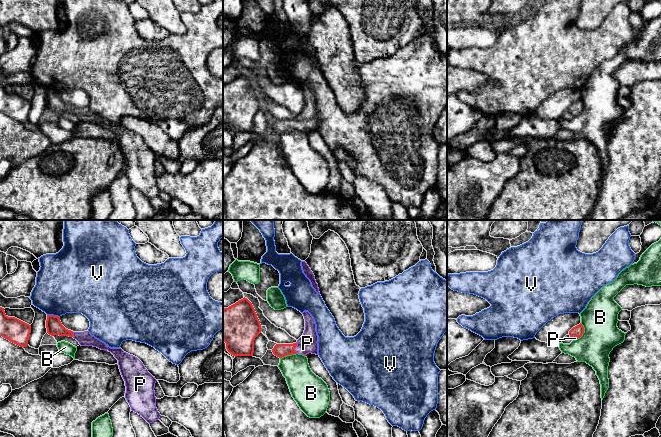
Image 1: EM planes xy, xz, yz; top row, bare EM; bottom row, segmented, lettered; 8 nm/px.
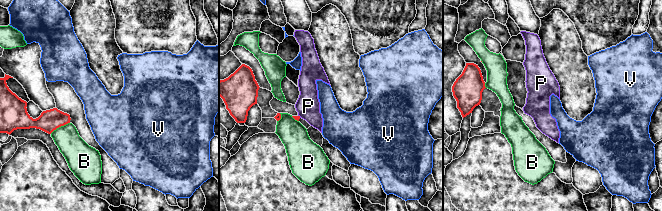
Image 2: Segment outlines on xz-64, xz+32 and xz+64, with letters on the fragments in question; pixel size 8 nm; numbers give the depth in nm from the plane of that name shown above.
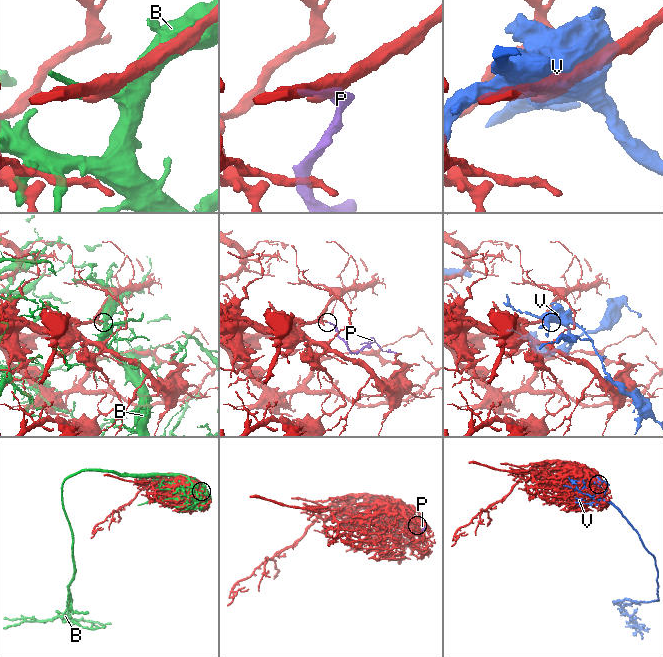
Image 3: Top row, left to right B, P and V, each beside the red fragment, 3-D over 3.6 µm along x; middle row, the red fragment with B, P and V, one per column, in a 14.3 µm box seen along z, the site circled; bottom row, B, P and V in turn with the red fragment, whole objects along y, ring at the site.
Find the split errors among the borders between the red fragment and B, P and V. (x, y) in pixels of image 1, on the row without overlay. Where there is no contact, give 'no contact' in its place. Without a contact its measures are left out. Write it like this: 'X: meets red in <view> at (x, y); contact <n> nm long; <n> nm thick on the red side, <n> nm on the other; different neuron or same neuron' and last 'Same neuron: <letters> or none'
B: meets red in yz at (583, 107); contact 140 nm long; 90 nm thick on the red side, 280 nm on the other; different neuron
P: meets red in xz at (295, 122); contact 90 nm long; 110 nm thick on the red side, 160 nm on the other; same neuron
V: meets red in xy at (53, 91); contact 110 nm long; 130 nm thick on the red side, 440 nm on the other; different neuron
Same neuron: P

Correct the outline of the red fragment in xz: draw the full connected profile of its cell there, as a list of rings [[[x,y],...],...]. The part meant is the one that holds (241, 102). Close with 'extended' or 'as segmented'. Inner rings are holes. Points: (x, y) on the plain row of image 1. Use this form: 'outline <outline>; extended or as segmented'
outline [[[243,74],[223,85],[223,118],[233,132],[253,132],[254,116],[261,109],[261,100],[252,79]]]; as segmented

